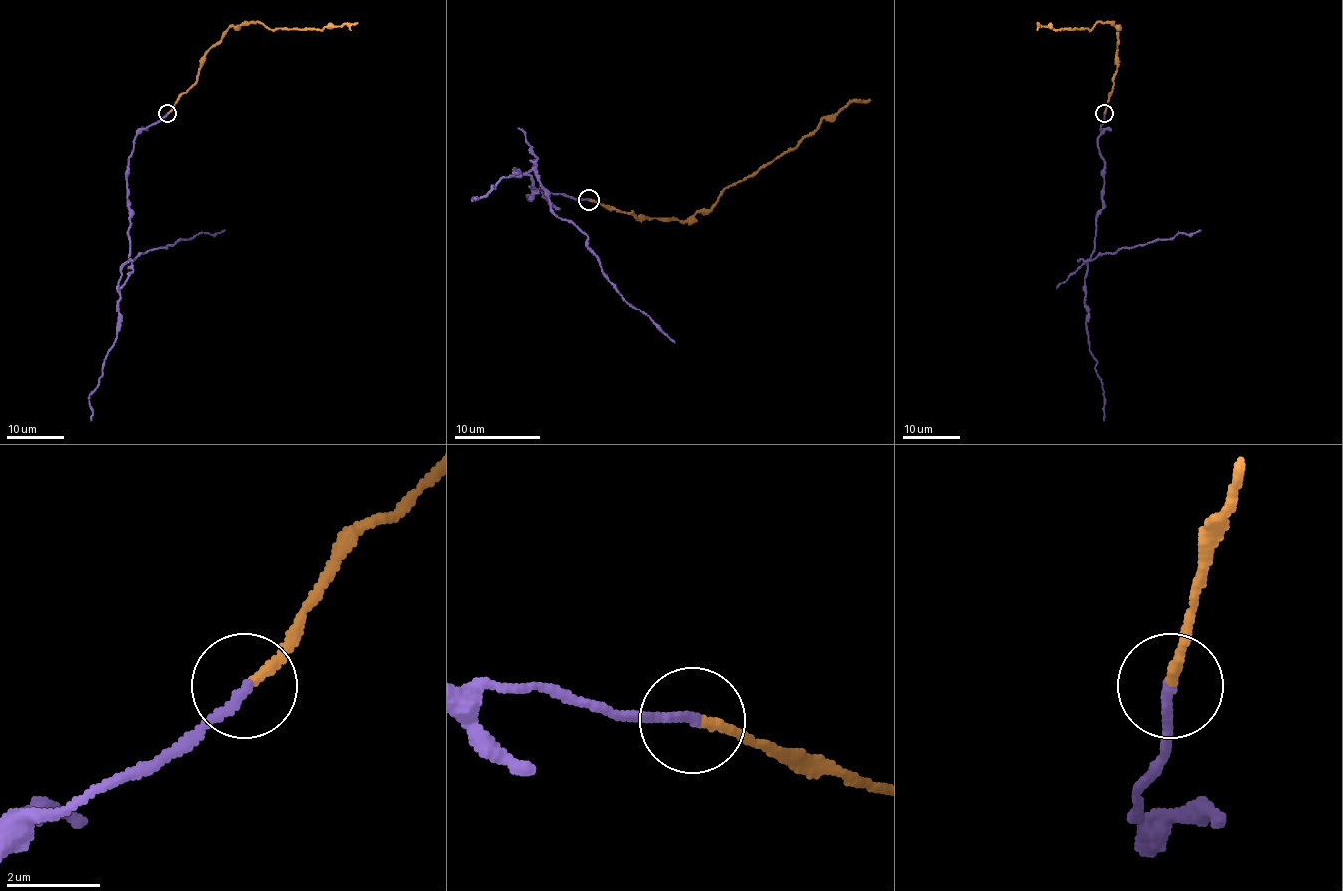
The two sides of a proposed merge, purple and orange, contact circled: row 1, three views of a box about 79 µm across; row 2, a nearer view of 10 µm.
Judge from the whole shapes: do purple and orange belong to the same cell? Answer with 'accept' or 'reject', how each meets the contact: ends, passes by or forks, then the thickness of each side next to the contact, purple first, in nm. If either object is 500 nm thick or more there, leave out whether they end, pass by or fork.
reject | purple ends | orange ends | 220/220 nm

